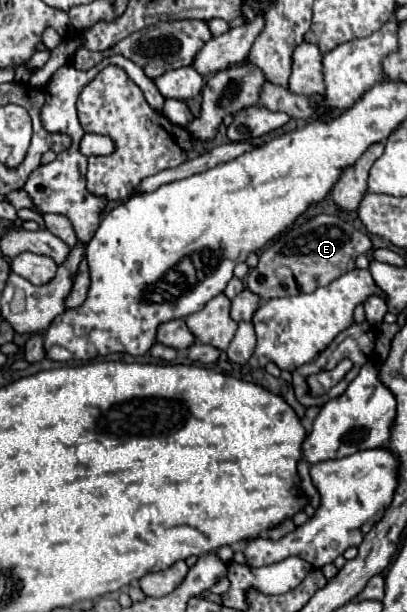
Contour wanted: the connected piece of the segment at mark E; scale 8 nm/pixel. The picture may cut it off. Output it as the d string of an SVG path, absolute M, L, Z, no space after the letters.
M318 215L302 225L290 227L260 255L258 267L248 273L248 289L258 293L264 301L274 297L288 297L316 291L334 279L354 269L358 255L372 249L370 239L336 215Z

